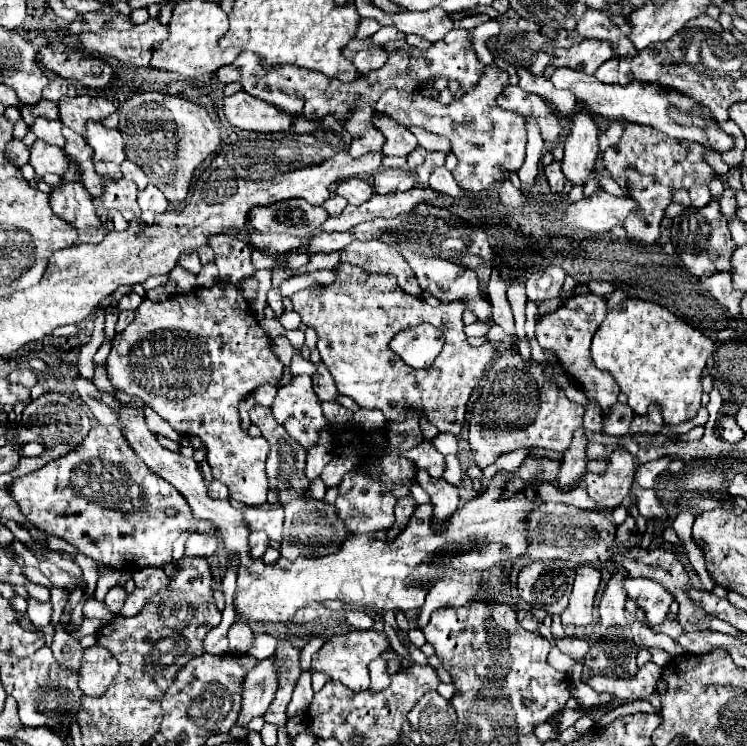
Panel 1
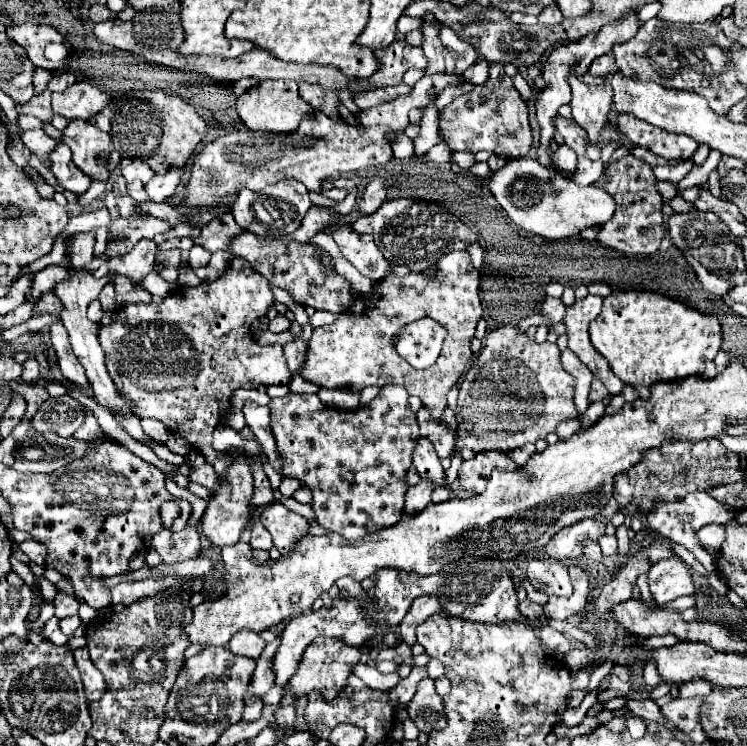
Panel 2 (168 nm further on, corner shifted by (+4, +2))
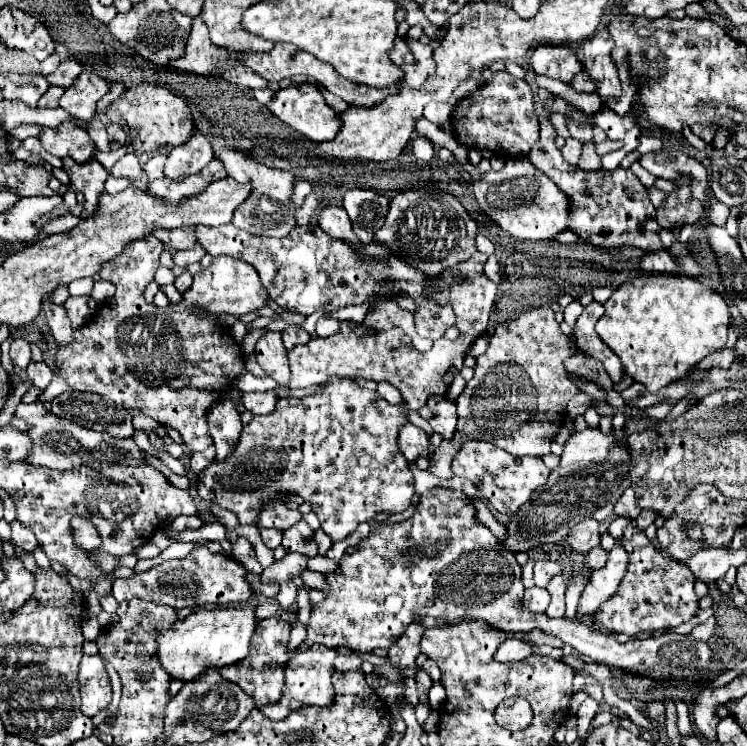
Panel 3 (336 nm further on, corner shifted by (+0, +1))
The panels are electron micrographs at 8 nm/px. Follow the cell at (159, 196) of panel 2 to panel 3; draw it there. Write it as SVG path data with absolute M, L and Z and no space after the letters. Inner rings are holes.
M195 132L185 144L169 152L165 162L165 176L177 182L189 174L197 174L211 162L211 158L213 158L211 142L203 134Z

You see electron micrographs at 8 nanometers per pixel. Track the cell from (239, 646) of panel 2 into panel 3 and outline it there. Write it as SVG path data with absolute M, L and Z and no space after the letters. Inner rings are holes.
M255 632L253 634L253 642L249 646L249 654L241 660L241 662L235 662L227 668L221 670L221 676L237 686L241 686L243 692L247 692L257 706L265 706L265 704L271 704L271 702L277 702L279 700L279 694L283 690L283 670L285 670L285 664L289 662L291 654L285 650L281 650L279 646L271 646L271 640L261 640L261 636Z

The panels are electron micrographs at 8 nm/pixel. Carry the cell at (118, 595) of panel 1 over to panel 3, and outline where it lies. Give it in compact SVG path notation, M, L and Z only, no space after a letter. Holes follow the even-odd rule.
M199 546L189 552L183 560L167 560L159 566L153 566L147 572L133 574L131 578L121 578L113 582L113 596L117 602L139 598L163 606L171 606L175 610L181 608L207 608L207 606L225 606L225 604L241 604L251 598L251 586L245 580L247 570L227 554L215 554L207 546Z

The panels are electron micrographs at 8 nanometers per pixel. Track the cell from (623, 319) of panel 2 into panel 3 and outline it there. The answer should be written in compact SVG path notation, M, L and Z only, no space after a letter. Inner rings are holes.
M643 274L621 284L603 306L605 314L595 324L597 334L611 350L615 350L633 380L645 384L649 392L659 392L673 380L683 378L689 368L693 368L711 352L723 348L727 342L727 328L731 320L727 302L717 290L703 286L697 278L685 274Z

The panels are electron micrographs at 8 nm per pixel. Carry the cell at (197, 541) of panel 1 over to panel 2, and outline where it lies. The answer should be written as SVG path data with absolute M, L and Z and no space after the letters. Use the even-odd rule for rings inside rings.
M239 455L239 461L235 461L235 465L231 465L231 485L221 483L221 491L211 497L209 509L205 511L203 521L201 521L203 533L213 545L221 547L221 545L231 545L231 543L239 541L241 529L251 519L251 505L249 505L247 497L251 497L251 469Z

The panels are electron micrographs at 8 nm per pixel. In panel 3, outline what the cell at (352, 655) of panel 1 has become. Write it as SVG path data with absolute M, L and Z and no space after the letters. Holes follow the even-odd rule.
M320 644L312 645L307 652L293 654L293 658L285 666L285 688L283 696L275 704L261 706L259 710L271 718L271 720L285 720L293 710L299 710L303 706L329 706L333 702L333 660L338 652L333 648L327 648Z

